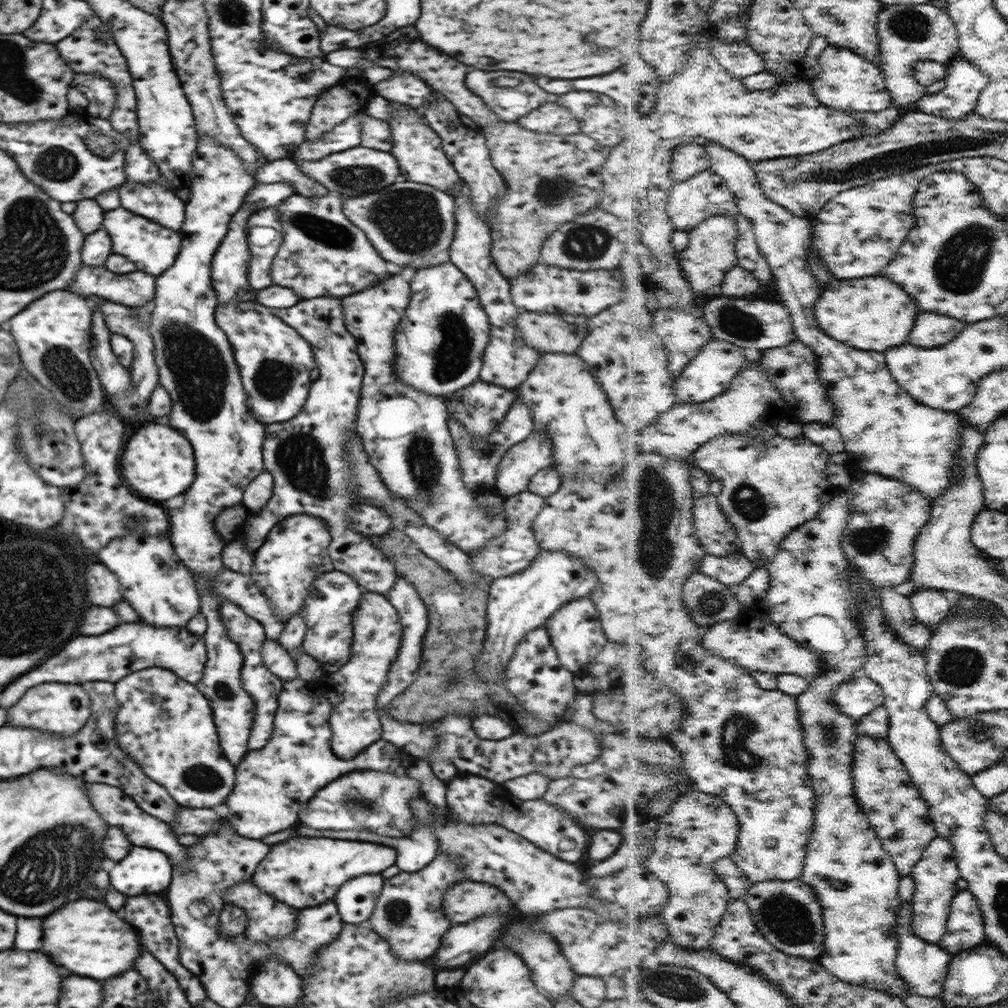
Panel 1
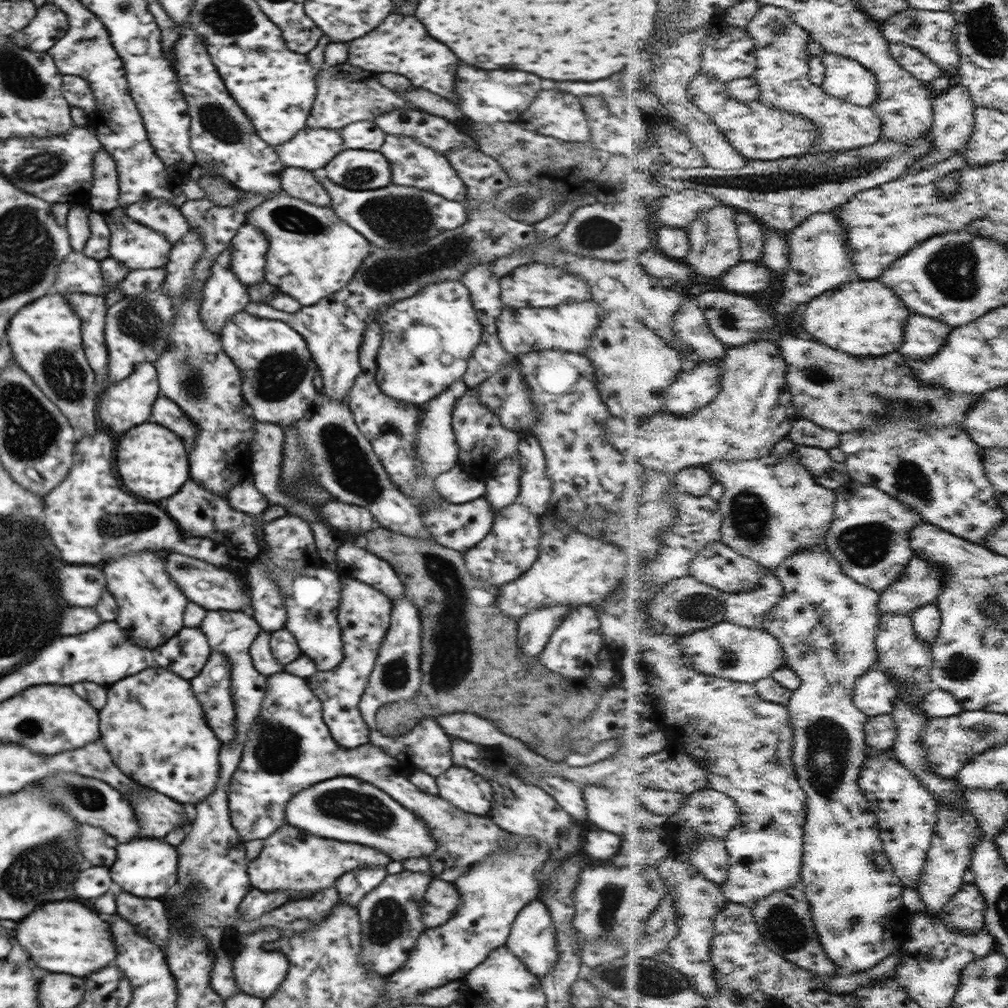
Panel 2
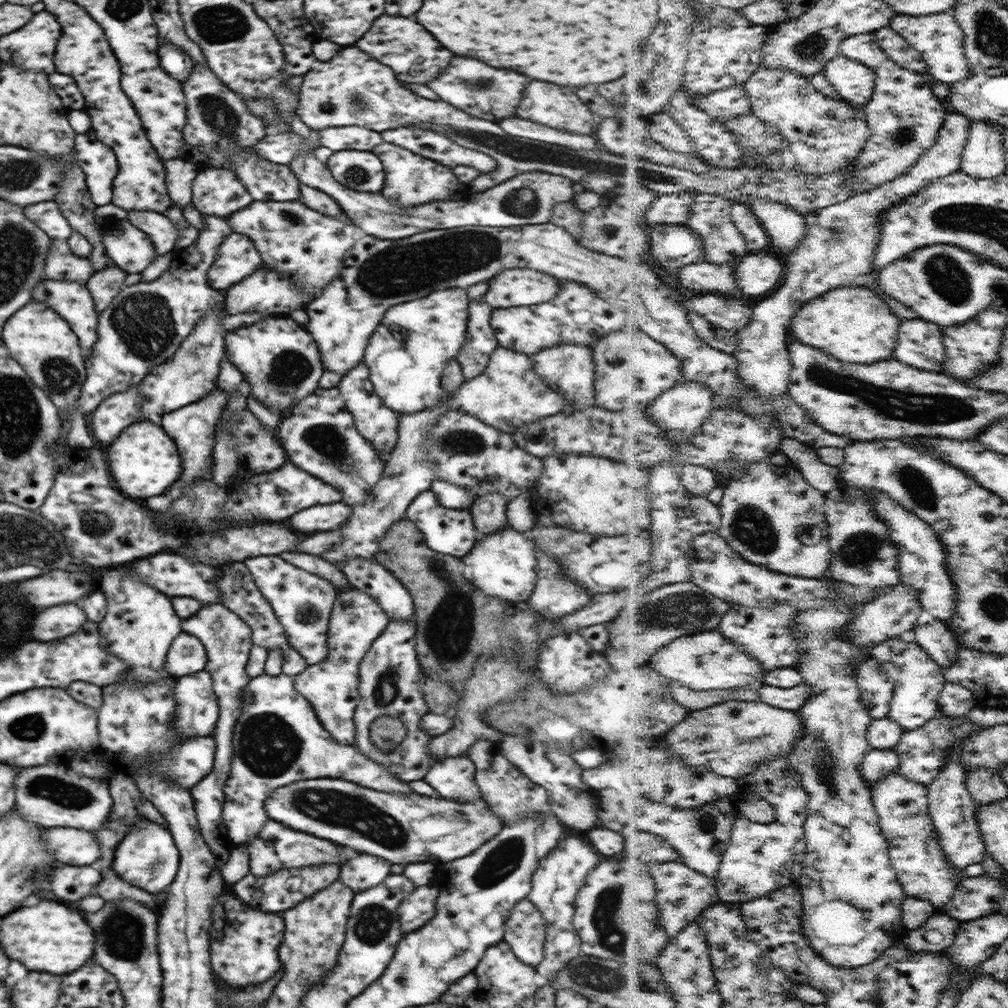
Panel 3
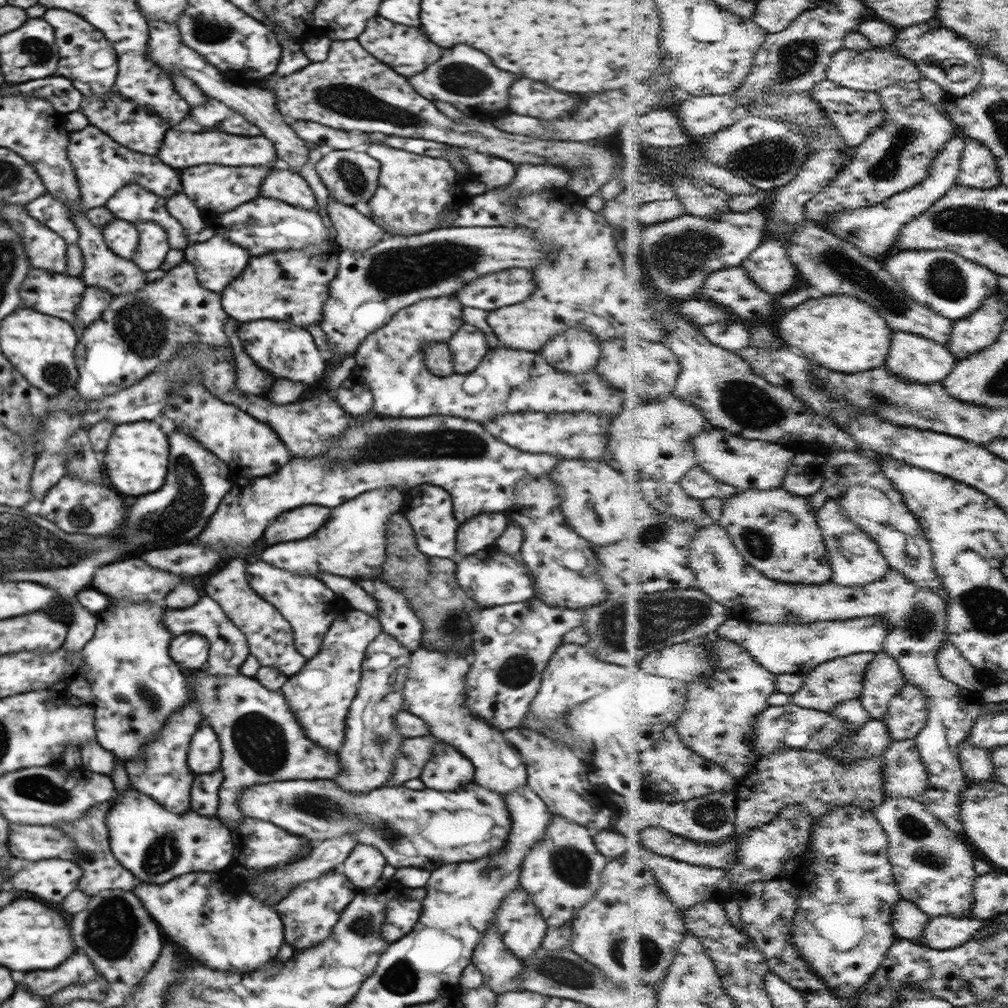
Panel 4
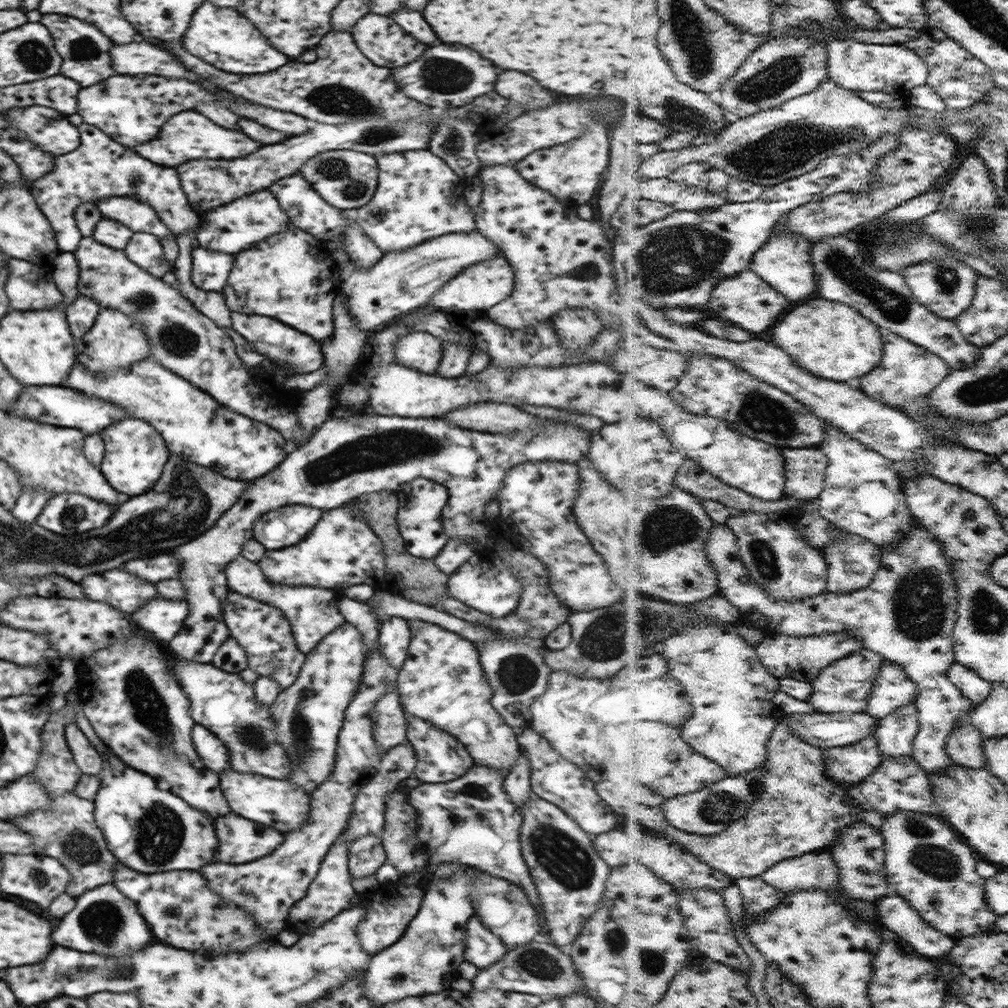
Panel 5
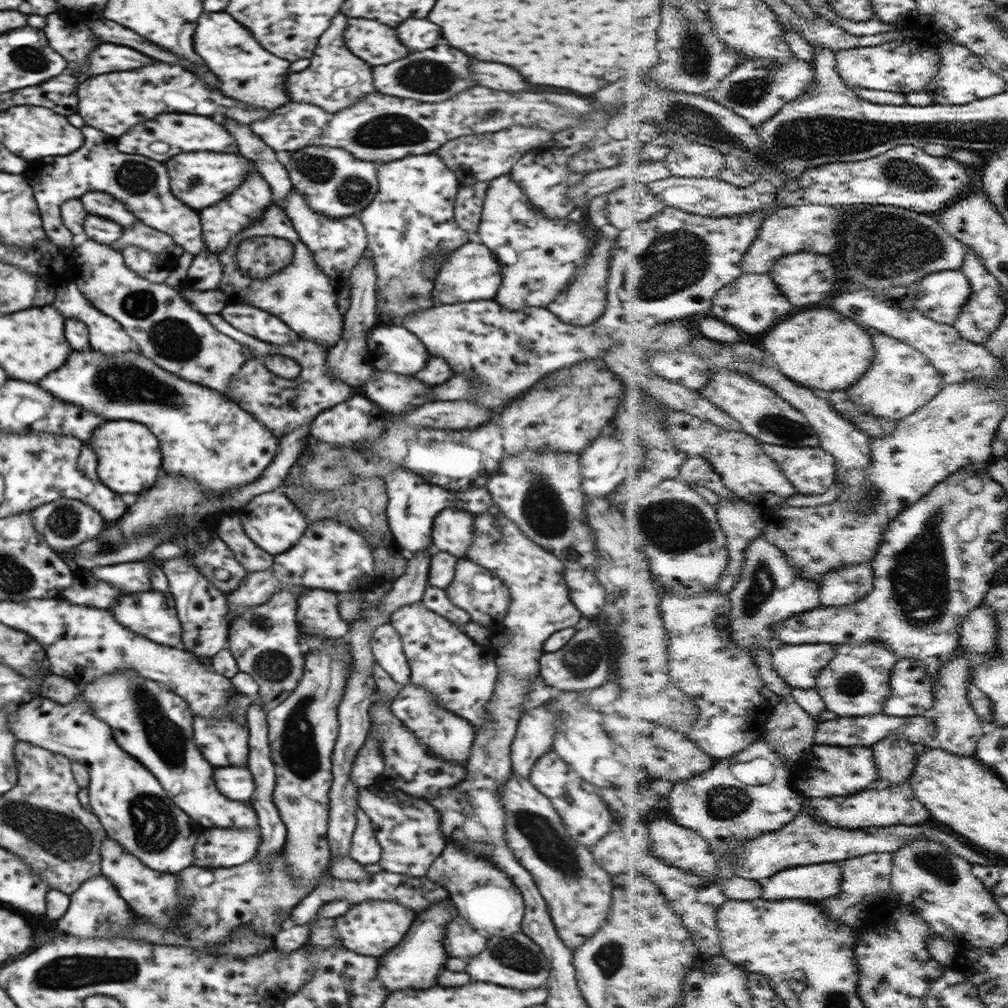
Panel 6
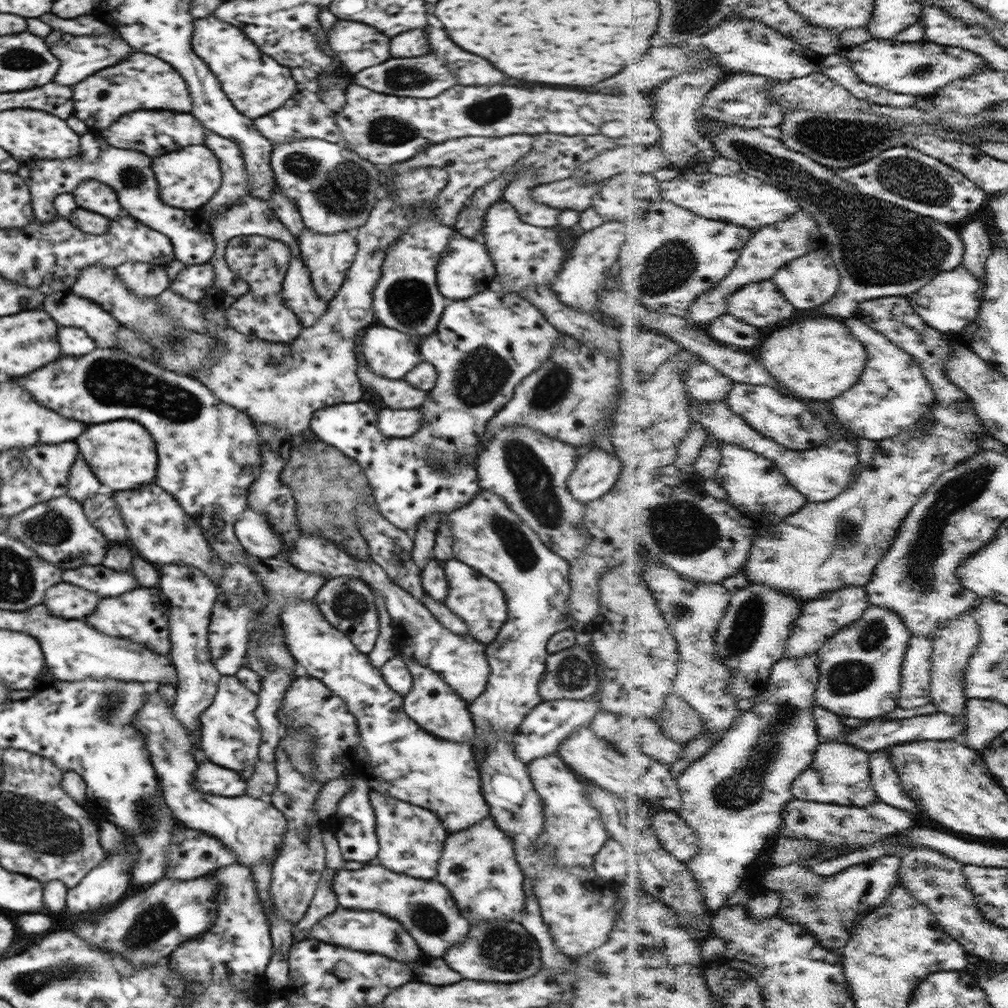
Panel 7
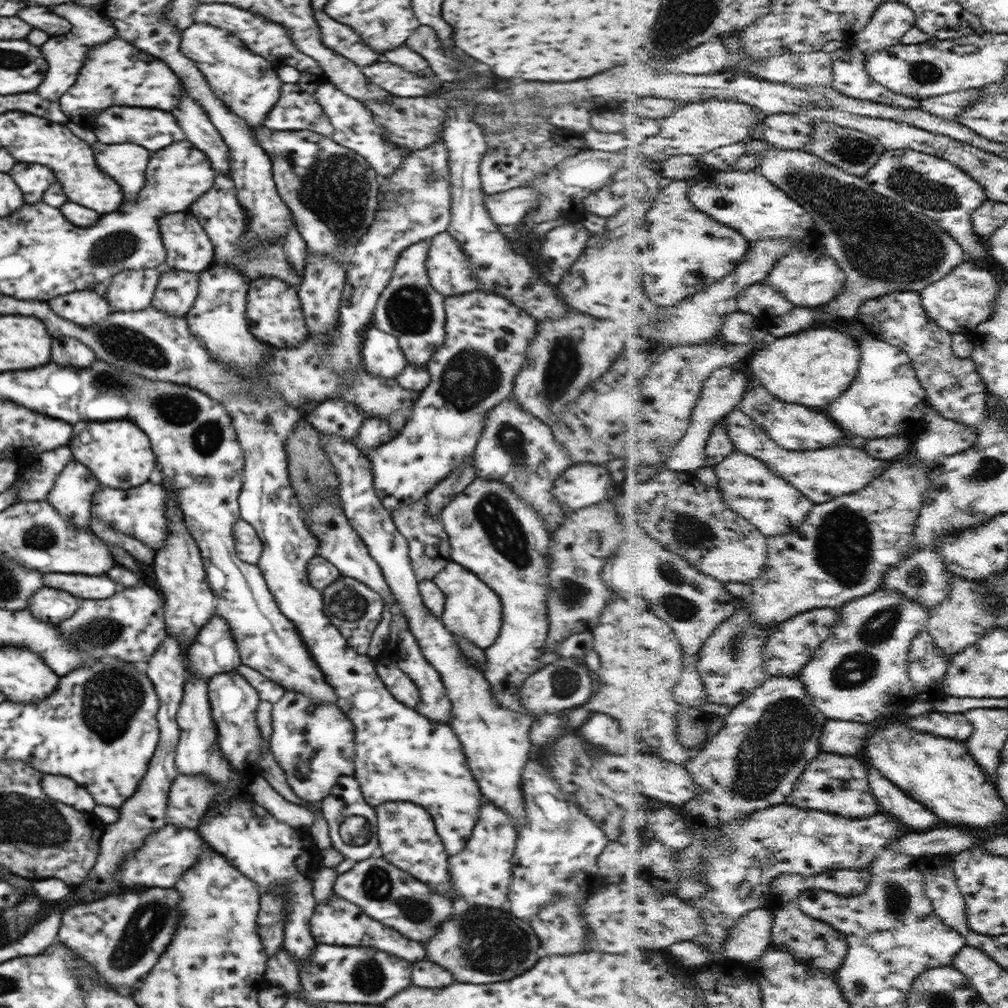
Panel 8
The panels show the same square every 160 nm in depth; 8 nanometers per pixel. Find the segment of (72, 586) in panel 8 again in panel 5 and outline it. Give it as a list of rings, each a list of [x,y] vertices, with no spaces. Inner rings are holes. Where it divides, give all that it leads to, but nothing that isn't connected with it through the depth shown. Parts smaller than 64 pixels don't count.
[[[160,554],[154,558],[130,560],[122,568],[142,580],[158,582],[158,580],[178,579],[181,564],[171,554]]]

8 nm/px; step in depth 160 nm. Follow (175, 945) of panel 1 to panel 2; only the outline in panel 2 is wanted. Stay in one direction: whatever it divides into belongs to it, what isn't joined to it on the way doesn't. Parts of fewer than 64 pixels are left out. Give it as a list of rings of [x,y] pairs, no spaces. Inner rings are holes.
[[[128,892],[116,894],[118,914],[124,920],[130,920],[140,932],[146,932],[162,950],[166,950],[166,940],[169,939],[169,917],[166,906],[159,899],[138,898]]]

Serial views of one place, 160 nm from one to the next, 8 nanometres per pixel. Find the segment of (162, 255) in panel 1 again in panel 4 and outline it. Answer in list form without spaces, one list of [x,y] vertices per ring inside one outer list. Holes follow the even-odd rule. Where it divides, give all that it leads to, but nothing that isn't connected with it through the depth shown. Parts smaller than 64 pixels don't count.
[[[114,219],[101,226],[103,237],[108,248],[118,256],[132,259],[138,246],[139,232],[135,223],[122,219]]]

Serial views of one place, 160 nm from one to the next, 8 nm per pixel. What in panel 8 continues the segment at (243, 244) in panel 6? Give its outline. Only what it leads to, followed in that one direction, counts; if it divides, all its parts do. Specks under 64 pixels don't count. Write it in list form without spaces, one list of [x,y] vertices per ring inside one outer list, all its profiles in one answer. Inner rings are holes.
[[[262,276],[251,281],[247,294],[246,318],[250,332],[273,348],[296,348],[307,343],[309,331],[296,288],[279,278]]]

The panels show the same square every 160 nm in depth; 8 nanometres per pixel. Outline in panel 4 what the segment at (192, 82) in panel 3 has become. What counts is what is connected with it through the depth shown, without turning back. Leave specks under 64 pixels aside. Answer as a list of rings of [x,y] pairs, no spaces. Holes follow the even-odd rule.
[[[210,98],[210,102],[195,106],[190,110],[200,130],[218,130],[232,136],[258,137],[262,132],[256,125],[250,123],[237,112],[232,112],[228,106]],[[289,168],[265,176],[259,194],[306,210],[317,208],[316,197],[306,180]]]

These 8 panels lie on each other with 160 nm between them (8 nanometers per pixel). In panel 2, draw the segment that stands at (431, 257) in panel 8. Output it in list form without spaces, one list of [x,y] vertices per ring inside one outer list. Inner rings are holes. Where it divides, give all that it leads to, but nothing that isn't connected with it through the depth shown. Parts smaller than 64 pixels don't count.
[[[532,262],[514,268],[512,272],[504,275],[499,280],[502,288],[500,298],[504,307],[510,308],[550,308],[560,303],[582,302],[591,300],[589,286],[577,276],[570,275],[567,270],[560,267],[552,267],[542,262]]]

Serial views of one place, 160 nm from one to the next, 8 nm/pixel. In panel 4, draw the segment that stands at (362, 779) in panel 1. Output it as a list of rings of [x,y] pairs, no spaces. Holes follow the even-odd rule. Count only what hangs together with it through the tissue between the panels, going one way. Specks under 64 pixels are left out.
[[[330,779],[279,780],[245,788],[240,793],[237,804],[245,816],[270,822],[313,843],[352,832],[357,838],[357,844],[367,844],[377,848],[390,866],[396,869],[424,868],[431,873],[442,864],[470,862],[492,856],[505,847],[511,829],[511,814],[503,796],[474,782],[468,783],[458,792],[438,792],[428,787],[424,790],[410,790],[404,785],[383,785],[370,792],[353,794],[342,790]]]

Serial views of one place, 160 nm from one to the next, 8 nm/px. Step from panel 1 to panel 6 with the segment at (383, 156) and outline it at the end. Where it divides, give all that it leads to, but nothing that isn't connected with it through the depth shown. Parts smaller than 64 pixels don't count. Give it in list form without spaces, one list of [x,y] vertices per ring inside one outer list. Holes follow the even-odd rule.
[[[308,145],[297,151],[277,153],[288,171],[293,190],[297,190],[314,211],[332,218],[357,216],[378,192],[377,164],[355,157],[343,148]]]

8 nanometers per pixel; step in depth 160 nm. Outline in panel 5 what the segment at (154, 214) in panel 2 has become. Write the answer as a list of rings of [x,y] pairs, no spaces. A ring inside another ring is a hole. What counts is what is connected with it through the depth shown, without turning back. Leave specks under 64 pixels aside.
[[[149,232],[134,233],[124,251],[134,264],[156,278],[173,271],[174,265],[167,261],[159,237]]]

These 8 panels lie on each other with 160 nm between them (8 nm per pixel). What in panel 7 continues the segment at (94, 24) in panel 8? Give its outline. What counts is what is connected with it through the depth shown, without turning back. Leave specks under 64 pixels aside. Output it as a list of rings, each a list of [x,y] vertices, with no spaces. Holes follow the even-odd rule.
[[[104,34],[104,36],[76,36],[76,38],[70,37],[66,42],[53,42],[50,52],[56,56],[60,64],[53,81],[62,86],[73,86],[82,82],[86,76],[90,76],[110,64],[116,64],[118,60],[124,60],[126,56],[130,56],[130,52],[138,51],[130,48],[120,36]]]

